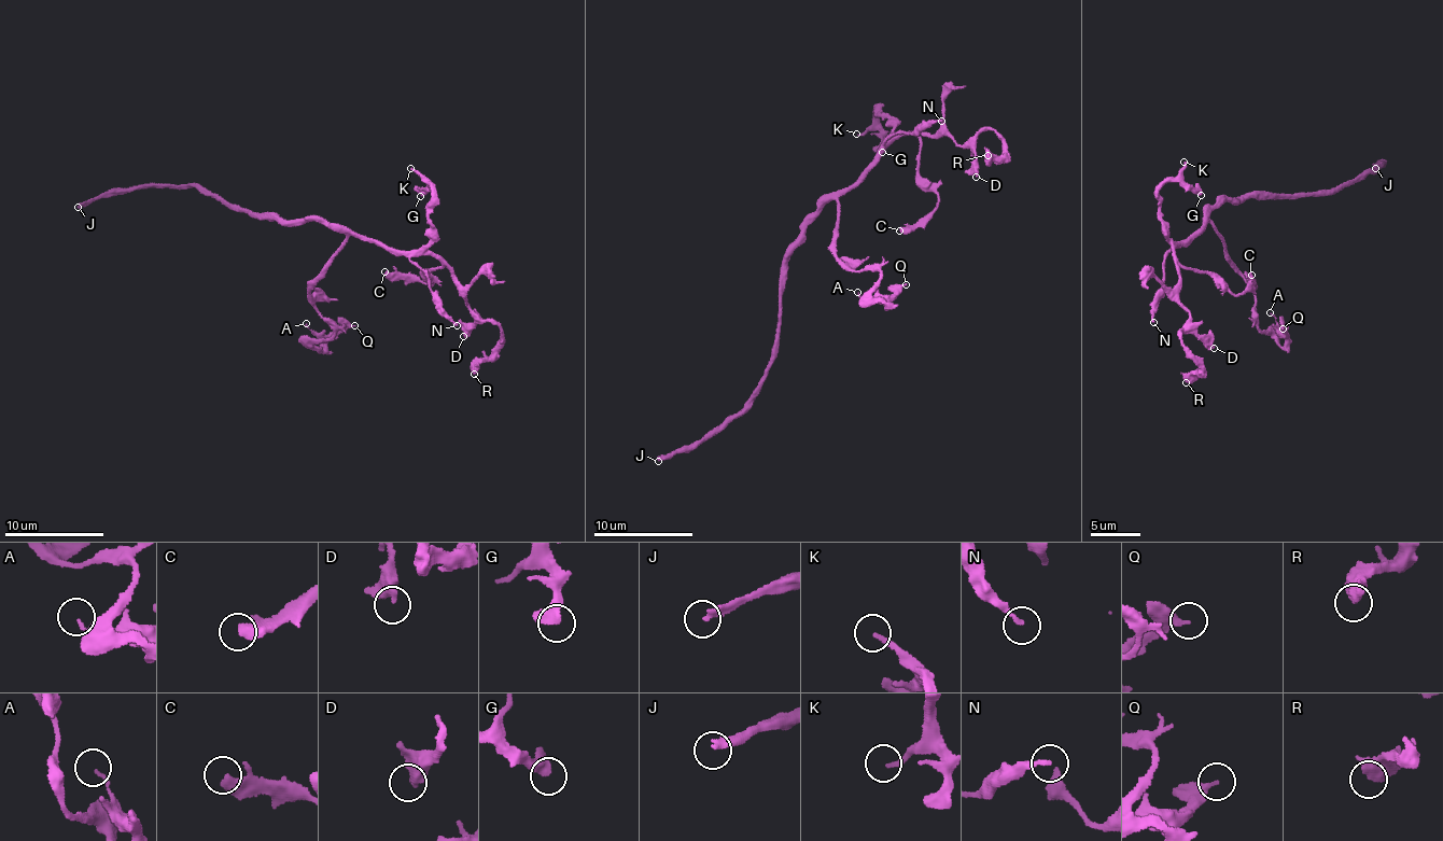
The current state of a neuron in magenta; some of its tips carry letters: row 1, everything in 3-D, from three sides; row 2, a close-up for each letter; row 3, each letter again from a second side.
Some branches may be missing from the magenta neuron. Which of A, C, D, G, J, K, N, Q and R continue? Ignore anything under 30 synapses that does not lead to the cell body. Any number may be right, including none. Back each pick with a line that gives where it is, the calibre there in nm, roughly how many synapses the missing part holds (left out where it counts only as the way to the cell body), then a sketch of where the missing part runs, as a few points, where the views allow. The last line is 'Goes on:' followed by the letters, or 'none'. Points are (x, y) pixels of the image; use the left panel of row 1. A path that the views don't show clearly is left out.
J: at (78, 207); 260 nm thick; about 250 synapses
Goes on: J

